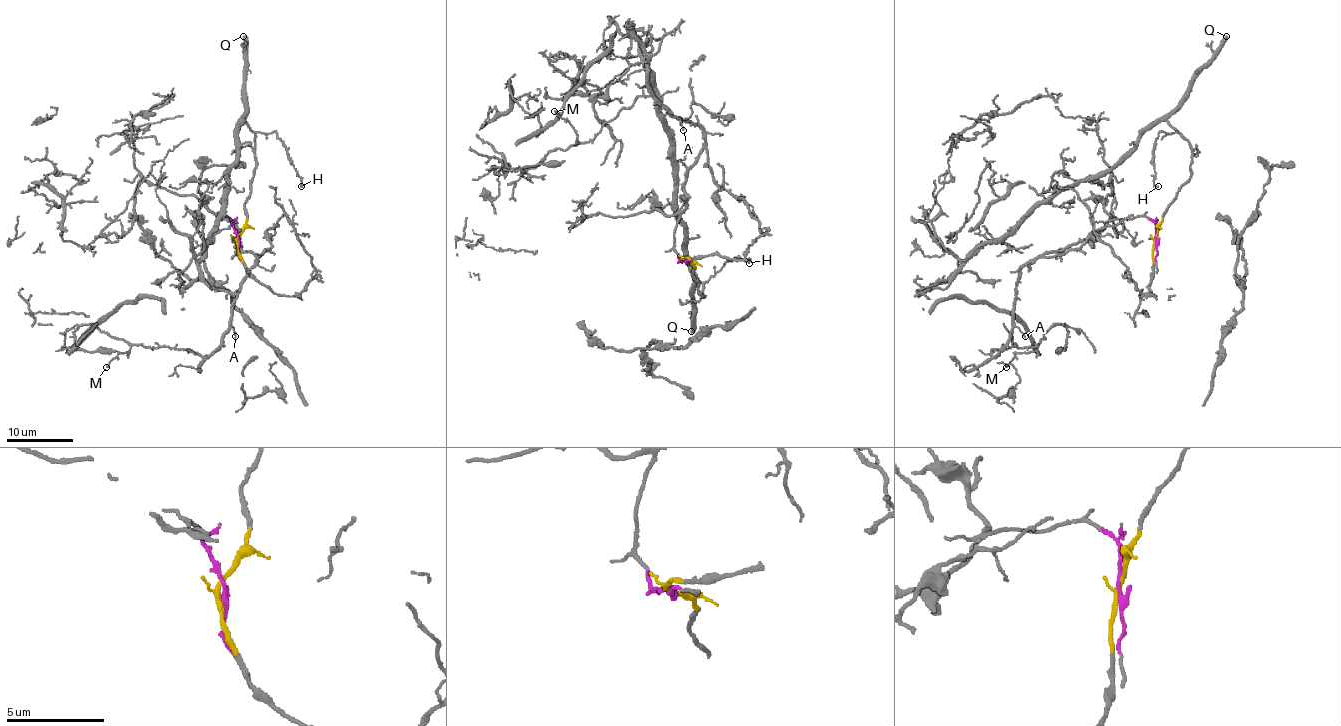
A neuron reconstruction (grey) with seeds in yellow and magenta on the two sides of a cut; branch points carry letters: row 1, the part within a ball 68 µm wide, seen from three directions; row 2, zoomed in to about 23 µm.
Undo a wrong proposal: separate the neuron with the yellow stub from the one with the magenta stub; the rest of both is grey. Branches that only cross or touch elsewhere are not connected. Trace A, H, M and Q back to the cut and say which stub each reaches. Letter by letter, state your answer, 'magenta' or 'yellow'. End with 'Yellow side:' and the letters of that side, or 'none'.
A: magenta
H: yellow
M: magenta
Q: yellow
Yellow side: H, Q

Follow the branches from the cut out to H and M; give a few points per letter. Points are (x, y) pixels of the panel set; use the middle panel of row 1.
H: (685, 260), (695, 266), (693, 276), (703, 297), (703, 285), (725, 263), (735, 258), (750, 258), (748, 263)
M: (686, 260), (674, 250), (676, 221), (685, 173), (705, 132), (651, 96), (639, 96), (584, 143), (554, 111)

